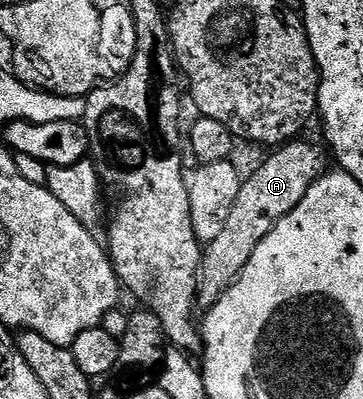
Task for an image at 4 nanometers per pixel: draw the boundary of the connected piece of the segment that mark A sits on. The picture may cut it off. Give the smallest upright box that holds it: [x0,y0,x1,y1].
[196,138,329,306]

